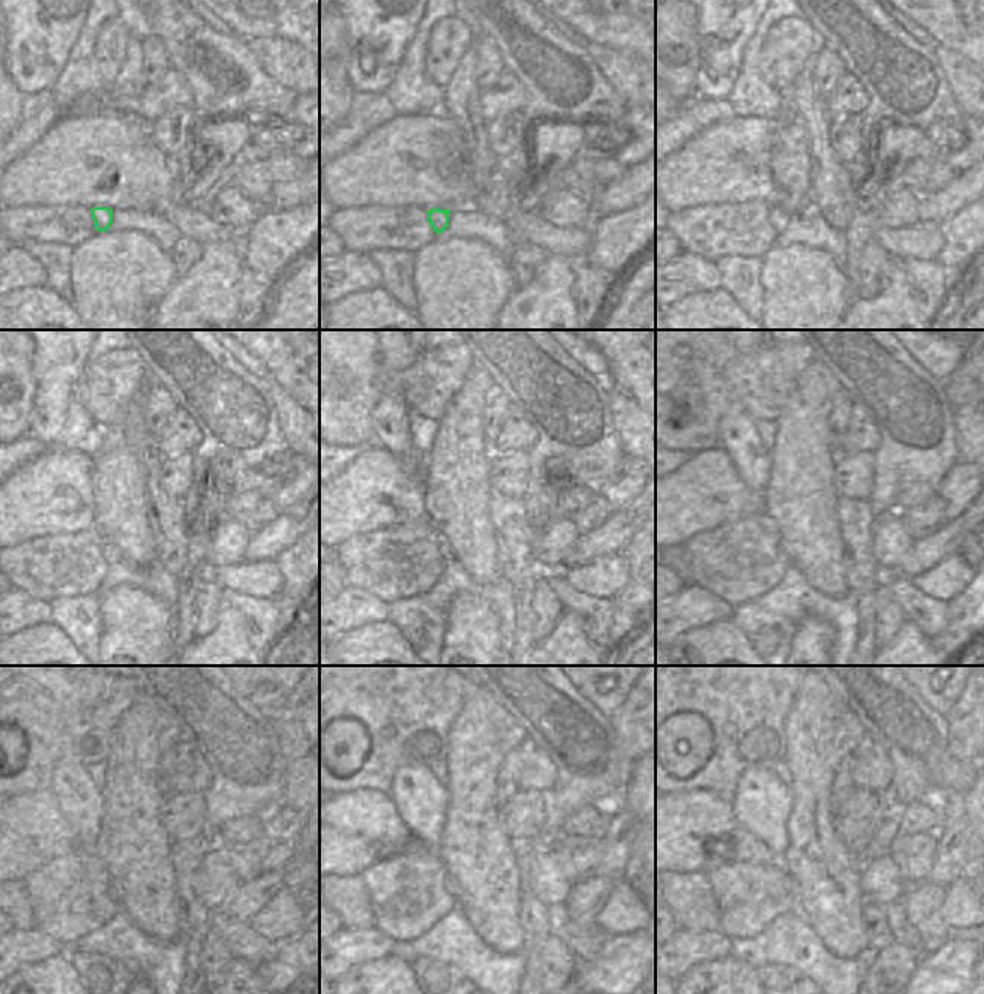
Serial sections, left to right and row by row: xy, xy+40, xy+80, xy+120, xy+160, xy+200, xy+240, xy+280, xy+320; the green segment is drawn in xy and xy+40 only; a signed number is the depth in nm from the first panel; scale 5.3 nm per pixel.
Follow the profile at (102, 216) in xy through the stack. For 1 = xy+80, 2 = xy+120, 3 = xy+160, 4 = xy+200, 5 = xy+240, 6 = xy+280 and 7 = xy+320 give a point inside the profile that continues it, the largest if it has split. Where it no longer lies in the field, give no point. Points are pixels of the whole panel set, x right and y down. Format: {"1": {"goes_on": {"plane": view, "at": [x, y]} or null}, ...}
{"1": {"goes_on": {"plane": "xy+80", "at": [779, 216]}}, "2": {"goes_on": {"plane": "xy+120", "at": [111, 555]}}, "3": {"goes_on": {"plane": "xy+160", "at": [444, 550]}}, "4": {"goes_on": {"plane": "xy+200", "at": [783, 555]}}, "5": {"goes_on": {"plane": "xy+240", "at": [113, 885]}}, "6": {"goes_on": {"plane": "xy+280", "at": [450, 885]}}, "7": {"goes_on": {"plane": "xy+320", "at": [791, 885]}}}

